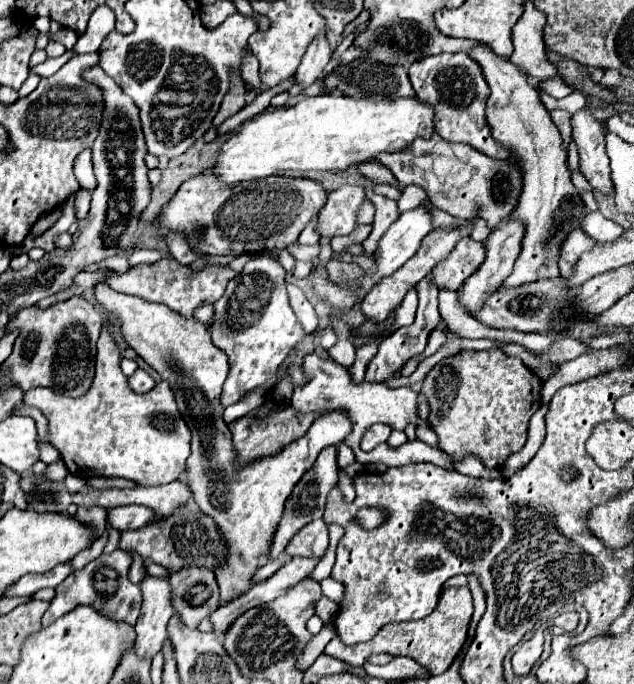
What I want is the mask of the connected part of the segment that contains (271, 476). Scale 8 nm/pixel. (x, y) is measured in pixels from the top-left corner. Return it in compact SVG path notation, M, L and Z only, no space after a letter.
M96 284L94 296L98 304L108 310L112 326L118 326L118 332L128 346L170 384L178 410L192 430L192 454L184 478L200 510L214 518L214 524L222 530L222 540L230 544L230 560L214 574L220 586L220 604L236 600L252 588L260 558L270 554L270 540L274 538L292 488L326 446L336 446L348 436L350 420L344 412L324 414L314 420L300 440L286 446L280 454L256 460L246 468L236 468L232 438L222 420L224 408L220 404L222 384L228 376L228 360L212 344L208 328L196 318L178 316L164 304L152 304L138 296L116 292L108 284Z

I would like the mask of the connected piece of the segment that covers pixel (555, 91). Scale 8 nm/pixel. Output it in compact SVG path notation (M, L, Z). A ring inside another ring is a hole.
M542 80L538 86L540 86L540 90L544 90L546 94L550 94L554 98L564 98L572 92L572 88L564 80Z

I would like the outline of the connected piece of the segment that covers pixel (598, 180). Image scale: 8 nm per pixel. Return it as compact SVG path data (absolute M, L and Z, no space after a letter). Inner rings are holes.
M576 112L572 116L572 138L578 144L582 176L588 180L594 192L610 196L614 192L614 184L610 176L602 126L592 118L590 112Z

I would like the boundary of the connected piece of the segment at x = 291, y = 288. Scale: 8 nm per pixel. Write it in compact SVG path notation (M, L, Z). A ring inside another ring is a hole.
M292 282L286 284L286 292L288 292L288 298L290 298L290 306L292 306L294 314L298 316L298 320L302 322L304 330L308 334L316 332L318 330L318 316L314 312L314 306L304 296L304 292L296 284L292 284Z

